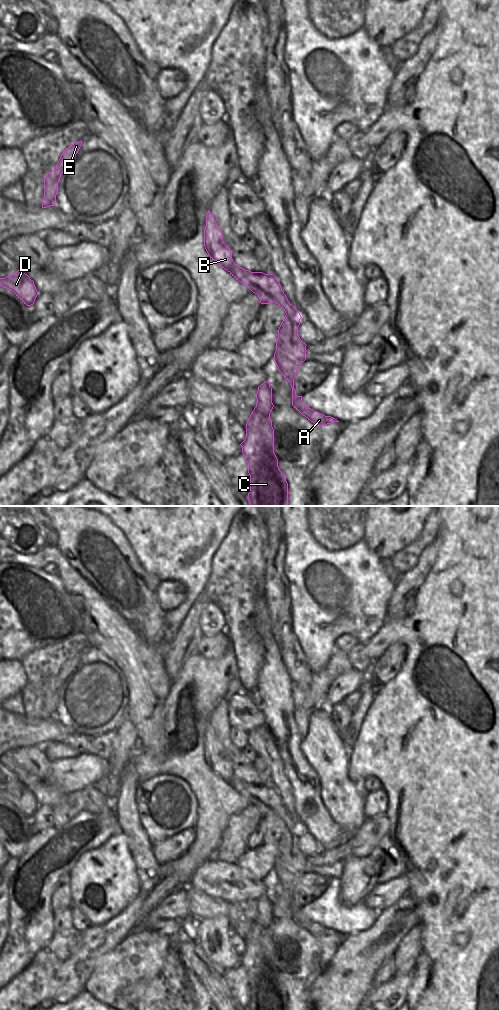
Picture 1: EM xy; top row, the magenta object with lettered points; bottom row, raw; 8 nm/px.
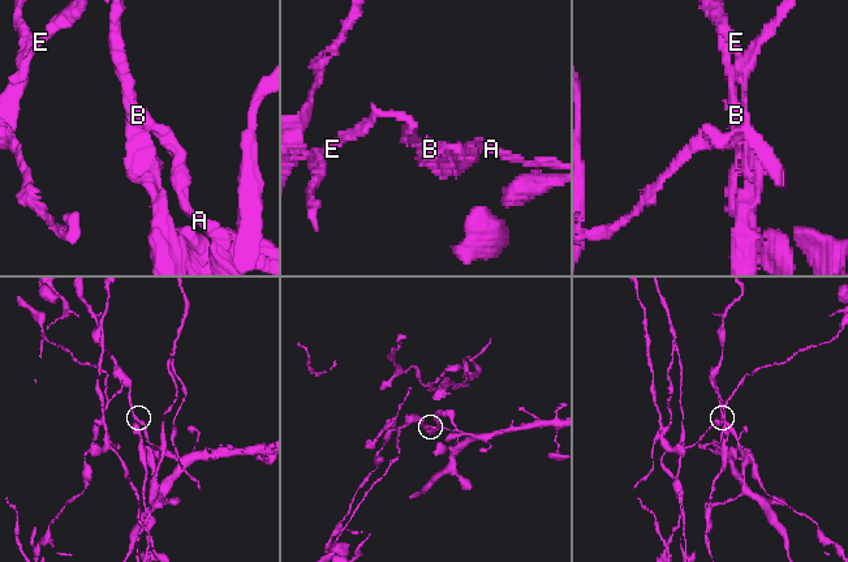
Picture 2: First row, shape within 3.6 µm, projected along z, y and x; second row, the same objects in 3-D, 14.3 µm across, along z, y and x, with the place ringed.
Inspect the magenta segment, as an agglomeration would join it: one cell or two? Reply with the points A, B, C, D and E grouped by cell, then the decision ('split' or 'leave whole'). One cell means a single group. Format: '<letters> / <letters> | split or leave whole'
A / B C D E | split

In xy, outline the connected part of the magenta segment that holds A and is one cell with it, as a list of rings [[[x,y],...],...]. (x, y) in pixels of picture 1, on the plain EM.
[[[301,924],[308,932],[316,936],[317,938],[325,938],[333,934],[339,934],[337,931],[331,928],[325,928],[319,924]]]

